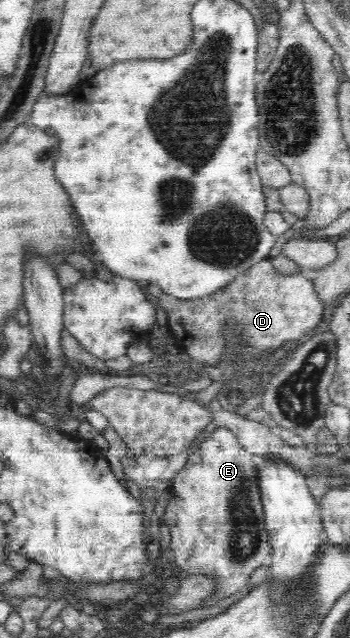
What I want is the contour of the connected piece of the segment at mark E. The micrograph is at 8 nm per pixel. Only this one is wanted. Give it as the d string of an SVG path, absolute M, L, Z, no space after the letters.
M218 427L216 432L212 432L210 436L206 436L206 440L202 442L200 450L196 450L194 454L189 456L187 464L184 469L169 482L170 493L172 498L169 500L168 505L165 508L164 518L168 524L168 530L172 536L171 549L175 562L178 568L183 568L186 572L192 574L204 574L204 575L214 575L218 580L218 589L215 590L215 594L212 597L208 597L206 601L203 602L202 606L214 606L216 602L224 600L238 591L244 591L246 586L248 586L248 580L250 580L250 574L260 568L260 566L268 566L272 562L272 545L270 545L268 532L265 526L265 516L263 511L263 506L261 503L261 494L259 491L259 477L260 477L260 466L264 466L265 460L258 458L253 453L248 452L240 443L238 438L228 429L227 427Z

